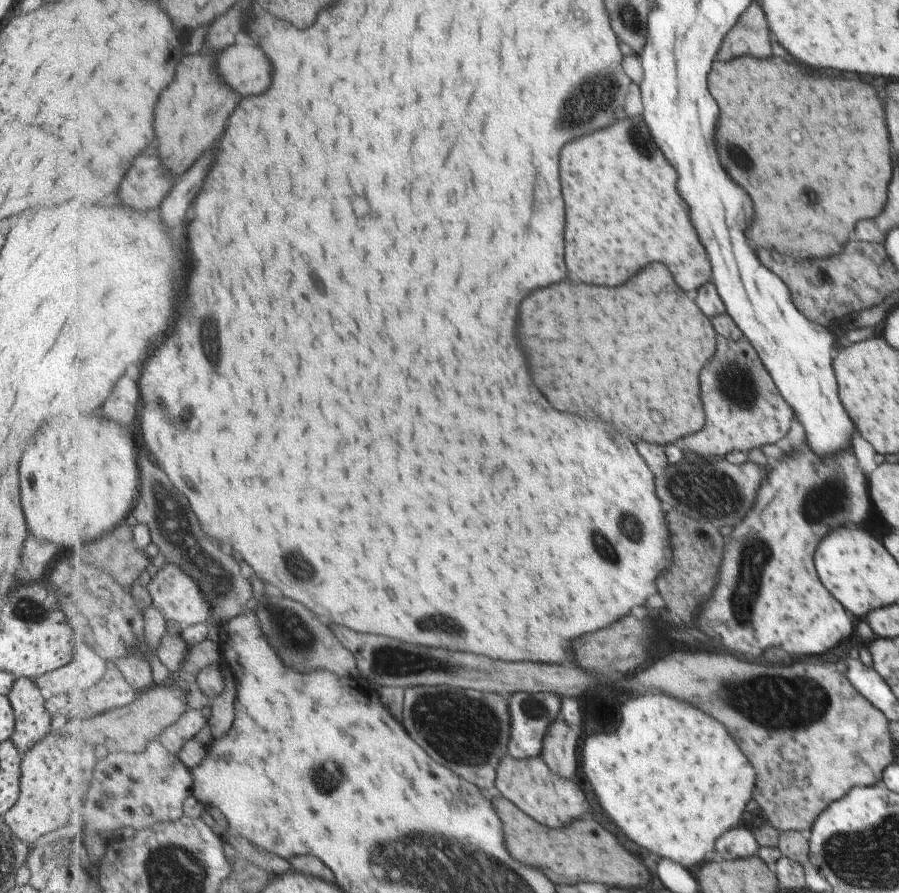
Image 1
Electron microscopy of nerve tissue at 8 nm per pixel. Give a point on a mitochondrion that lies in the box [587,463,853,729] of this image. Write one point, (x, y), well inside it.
(755, 555)

